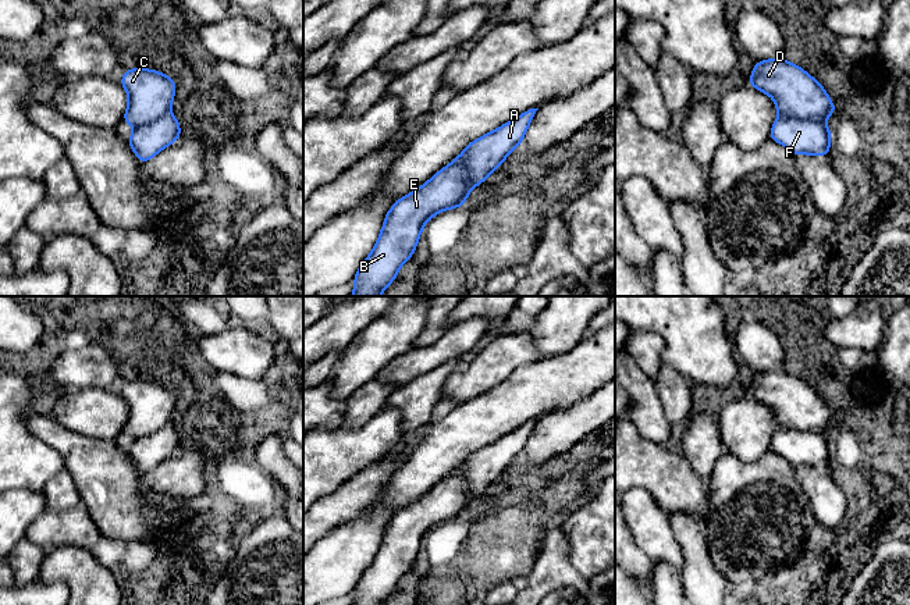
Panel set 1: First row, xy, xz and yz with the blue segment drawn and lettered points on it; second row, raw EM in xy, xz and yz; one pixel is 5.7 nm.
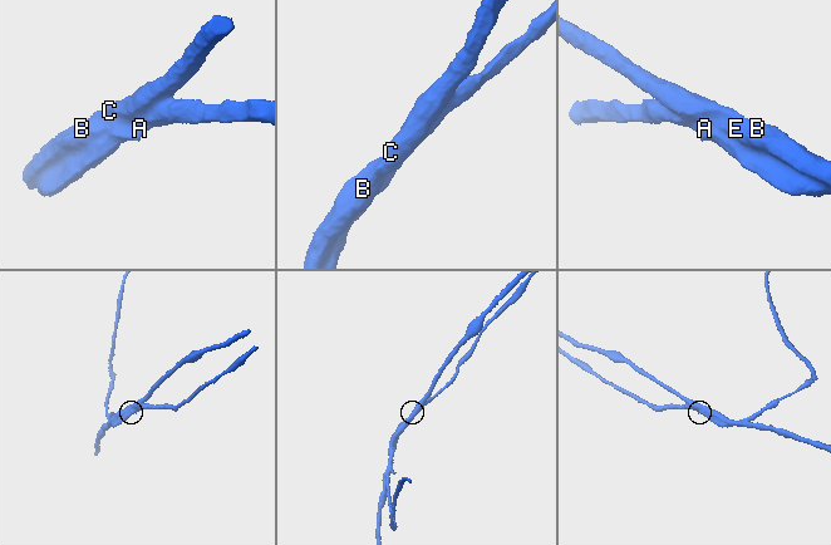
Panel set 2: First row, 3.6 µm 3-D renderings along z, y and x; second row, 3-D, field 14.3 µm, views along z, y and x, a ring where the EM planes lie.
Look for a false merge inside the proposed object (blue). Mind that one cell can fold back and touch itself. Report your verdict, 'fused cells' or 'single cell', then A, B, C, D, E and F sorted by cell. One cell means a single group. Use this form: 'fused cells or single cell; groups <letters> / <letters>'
single cell; groups A B C D E F

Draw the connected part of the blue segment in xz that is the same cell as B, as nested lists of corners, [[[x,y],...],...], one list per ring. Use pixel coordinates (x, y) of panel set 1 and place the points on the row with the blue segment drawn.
[[[530,108],[523,111],[515,120],[474,139],[455,160],[436,172],[426,184],[398,199],[385,214],[383,228],[373,250],[352,278],[355,288],[351,296],[381,296],[384,289],[395,281],[401,266],[412,257],[426,223],[444,210],[458,209],[466,204],[469,192],[484,182],[486,178],[522,143],[537,110],[538,108]]]

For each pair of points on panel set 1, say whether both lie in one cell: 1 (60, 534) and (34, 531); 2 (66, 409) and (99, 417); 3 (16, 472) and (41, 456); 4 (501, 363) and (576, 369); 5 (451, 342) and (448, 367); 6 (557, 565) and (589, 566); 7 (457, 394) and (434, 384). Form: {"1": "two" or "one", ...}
{"1": "one", "2": "one", "3": "one", "4": "two", "5": "two", "6": "two", "7": "two"}

